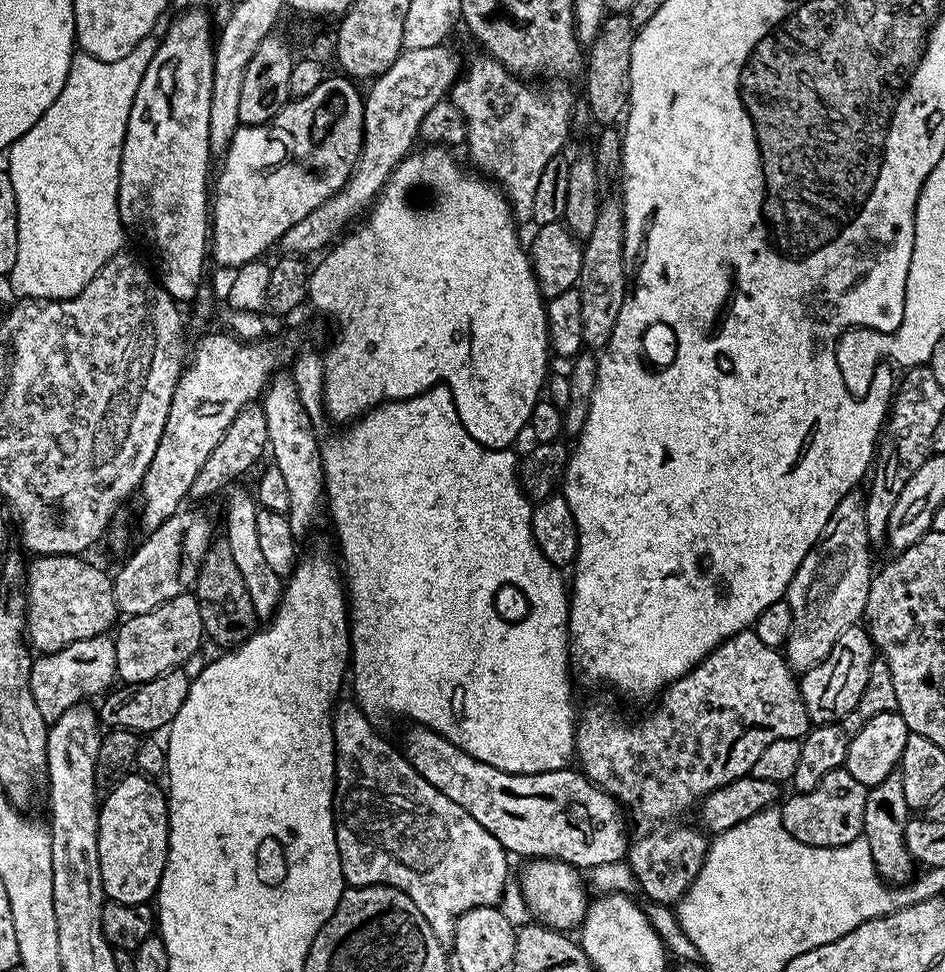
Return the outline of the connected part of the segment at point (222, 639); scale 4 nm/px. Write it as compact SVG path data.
M222 538L213 539L199 564L194 595L202 614L205 637L221 644L221 649L231 650L257 631L258 617L254 602L250 602L250 590L246 590L246 581L230 554L230 546Z

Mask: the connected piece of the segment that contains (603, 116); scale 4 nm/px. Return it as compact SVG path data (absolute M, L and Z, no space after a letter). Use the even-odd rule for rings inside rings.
M625 13L606 16L598 35L589 44L586 52L586 98L588 108L602 126L612 126L623 117L628 105L630 82L630 54L633 53L633 38L636 29Z

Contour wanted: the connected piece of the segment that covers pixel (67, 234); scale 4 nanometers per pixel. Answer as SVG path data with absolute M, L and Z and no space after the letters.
M155 35L142 38L142 42L138 42L130 54L118 58L118 62L102 62L77 51L70 62L66 86L62 86L62 94L54 98L54 106L8 149L6 171L10 182L14 182L14 198L18 202L18 262L14 262L10 277L17 297L68 300L77 296L110 258L121 255L123 248L120 247L126 235L118 210L122 146L134 94L138 94L142 74L146 66L150 66L150 58L154 58L157 43Z

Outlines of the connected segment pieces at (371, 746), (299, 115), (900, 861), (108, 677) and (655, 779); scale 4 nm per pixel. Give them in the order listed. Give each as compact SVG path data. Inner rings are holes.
M349 702L332 713L332 737L336 743L336 792L332 795L332 817L336 823L338 854L342 862L344 883L361 888L371 884L388 884L402 890L422 910L430 930L440 943L448 946L456 931L456 920L471 908L499 905L504 889L510 883L510 853L486 830L478 826L458 802L450 802L442 790L430 786L399 747L387 744L375 732L373 721L359 706Z
M340 74L335 75L329 75L315 90L310 90L310 94L285 104L284 109L270 122L246 124L234 134L230 146L219 161L219 164L221 163L220 173L217 176L215 173L214 183L210 188L210 256L213 261L216 259L222 267L235 270L241 268L243 264L249 264L251 260L261 259L264 254L262 252L271 243L278 242L286 234L286 230L290 230L290 226L294 226L294 222L302 222L302 218L306 218L306 214L310 214L310 210L322 206L322 202L326 202L326 198L333 196L350 178L360 153L360 143L364 140L364 96L352 85L355 83L351 79Z
M894 771L882 782L878 782L866 794L866 814L862 838L870 842L870 854L874 858L876 872L889 886L903 886L913 879L914 861L910 850L906 850L904 831L910 819L906 794L902 791L902 774Z
M105 634L75 640L57 652L37 655L30 670L30 690L34 690L34 702L38 702L42 718L51 726L75 704L83 704L91 701L91 696L104 694L99 692L106 691L112 680L116 679L116 641L111 635Z
M755 630L735 632L728 640L723 640L702 663L694 665L682 678L678 678L673 684L669 684L663 692L659 693L656 702L656 709L641 724L628 725L624 725L623 718L614 709L607 708L604 704L590 705L585 710L584 717L582 715L579 717L576 726L574 760L578 765L579 771L588 777L591 784L596 784L603 792L610 793L629 813L632 811L640 819L640 829L634 832L628 846L626 857L628 869L636 876L636 883L641 893L644 891L656 904L669 904L669 906L672 906L686 894L686 890L694 882L694 878L698 878L698 870L704 864L710 843L709 837L699 827L693 826L691 828L690 825L683 824L680 821L680 816L686 815L691 808L693 811L700 801L704 799L704 796L714 790L718 790L718 786L726 786L738 778L749 775L754 762L758 762L758 757L761 756L762 750L766 750L766 746L770 746L770 742L800 740L809 731L810 721L806 714L806 706L800 697L800 685L793 669L788 667L787 659L777 649L766 646L766 642L762 642L762 638L758 638Z

